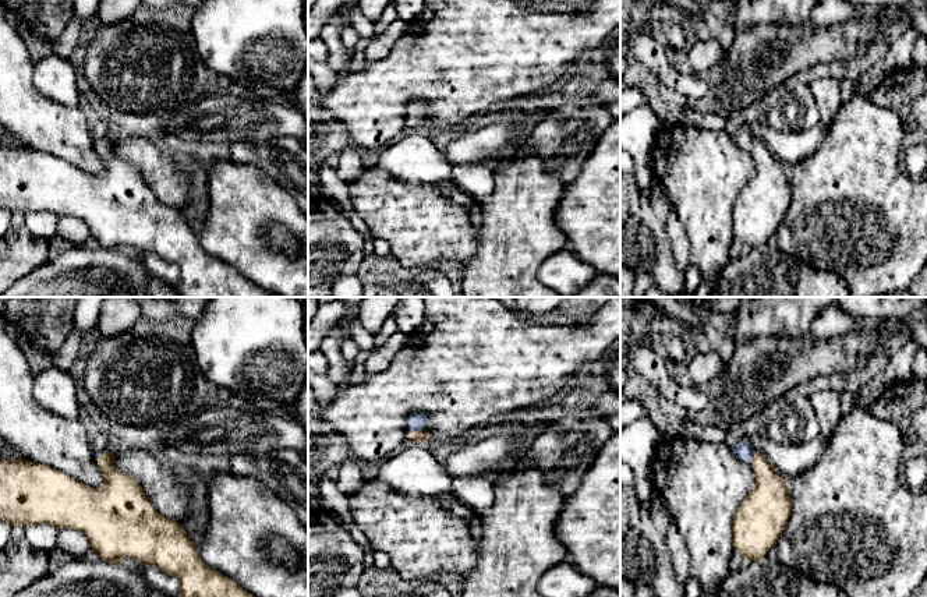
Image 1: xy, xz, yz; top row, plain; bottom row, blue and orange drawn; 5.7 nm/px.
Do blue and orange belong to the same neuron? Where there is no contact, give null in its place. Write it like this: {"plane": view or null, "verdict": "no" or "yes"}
{"plane": "xz", "verdict": "yes"}

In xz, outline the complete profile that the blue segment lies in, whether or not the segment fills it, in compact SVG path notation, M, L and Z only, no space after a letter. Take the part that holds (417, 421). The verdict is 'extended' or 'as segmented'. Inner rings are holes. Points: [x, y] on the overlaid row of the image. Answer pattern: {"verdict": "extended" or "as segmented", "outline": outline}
{"verdict": "extended", "outline": "M415 413L407 420L408 438L414 444L425 444L431 435L425 430L428 421L428 413Z"}

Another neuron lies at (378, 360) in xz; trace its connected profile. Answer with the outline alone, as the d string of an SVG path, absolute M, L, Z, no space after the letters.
M396 331L379 349L372 352L364 363L368 374L376 374L389 367L394 356L407 345L408 335Z

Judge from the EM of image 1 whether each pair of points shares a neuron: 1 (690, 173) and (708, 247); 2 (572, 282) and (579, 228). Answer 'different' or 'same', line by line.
1: same
2: different

